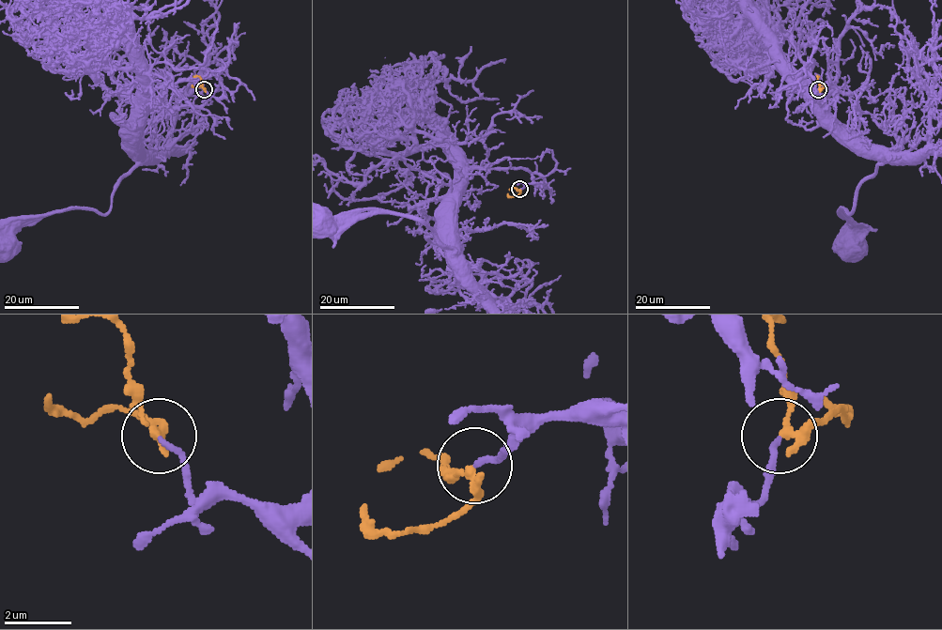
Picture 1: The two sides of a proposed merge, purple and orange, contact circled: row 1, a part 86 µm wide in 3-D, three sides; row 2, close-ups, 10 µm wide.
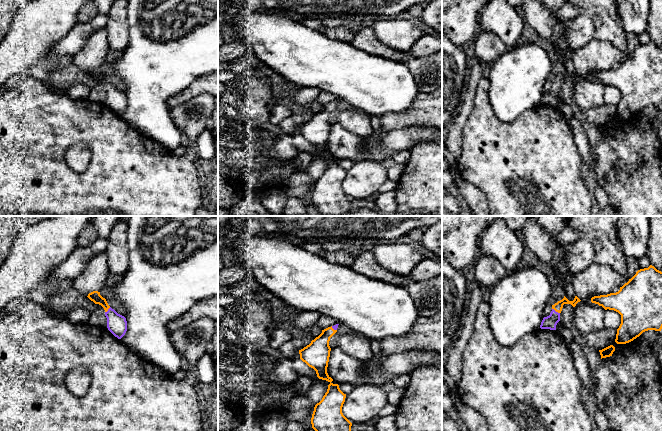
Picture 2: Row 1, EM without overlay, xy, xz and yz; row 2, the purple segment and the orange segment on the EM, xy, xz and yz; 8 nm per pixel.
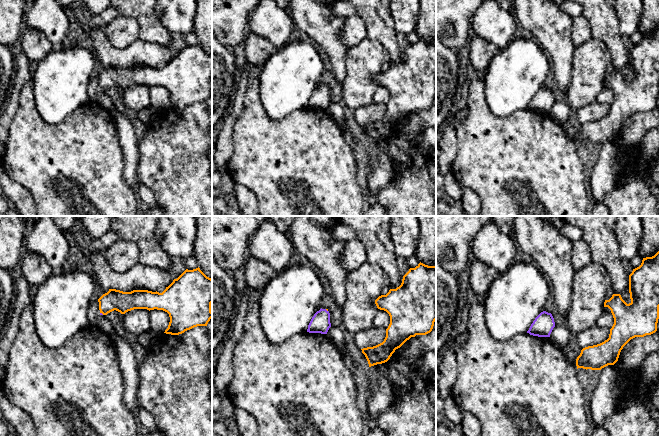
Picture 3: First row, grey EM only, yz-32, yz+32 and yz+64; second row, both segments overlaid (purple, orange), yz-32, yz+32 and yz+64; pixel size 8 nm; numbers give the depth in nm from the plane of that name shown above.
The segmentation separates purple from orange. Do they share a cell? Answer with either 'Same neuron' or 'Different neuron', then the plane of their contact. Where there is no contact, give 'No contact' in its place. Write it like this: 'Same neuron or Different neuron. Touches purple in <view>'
Same neuron. Touches purple in yz

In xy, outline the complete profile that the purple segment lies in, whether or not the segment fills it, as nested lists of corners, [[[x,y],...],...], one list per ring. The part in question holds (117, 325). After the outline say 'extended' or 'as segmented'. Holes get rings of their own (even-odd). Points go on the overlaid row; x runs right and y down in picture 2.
[[[93,291],[87,296],[95,304],[101,305],[105,310],[105,316],[107,318],[107,328],[108,330],[118,339],[121,339],[127,331],[127,321],[126,318],[118,314],[114,309],[112,309],[105,298],[100,295],[100,292]]] | extended

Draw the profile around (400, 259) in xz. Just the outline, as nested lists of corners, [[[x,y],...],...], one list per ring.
[[[376,244],[371,252],[383,269],[405,277],[425,258],[408,244]]]

